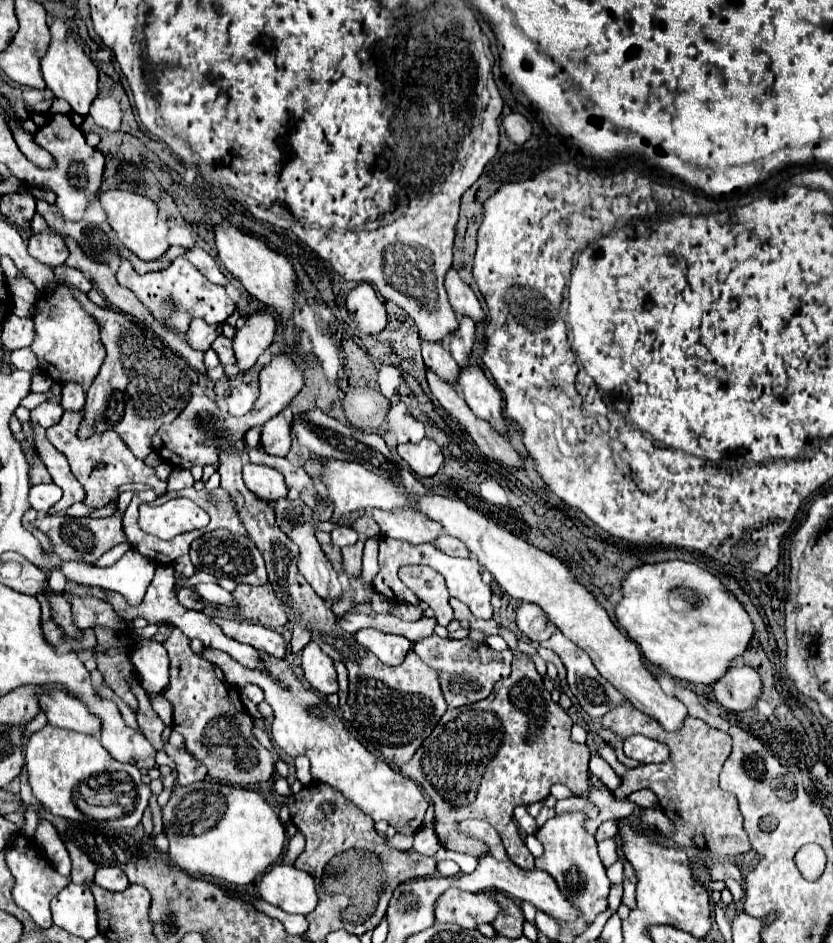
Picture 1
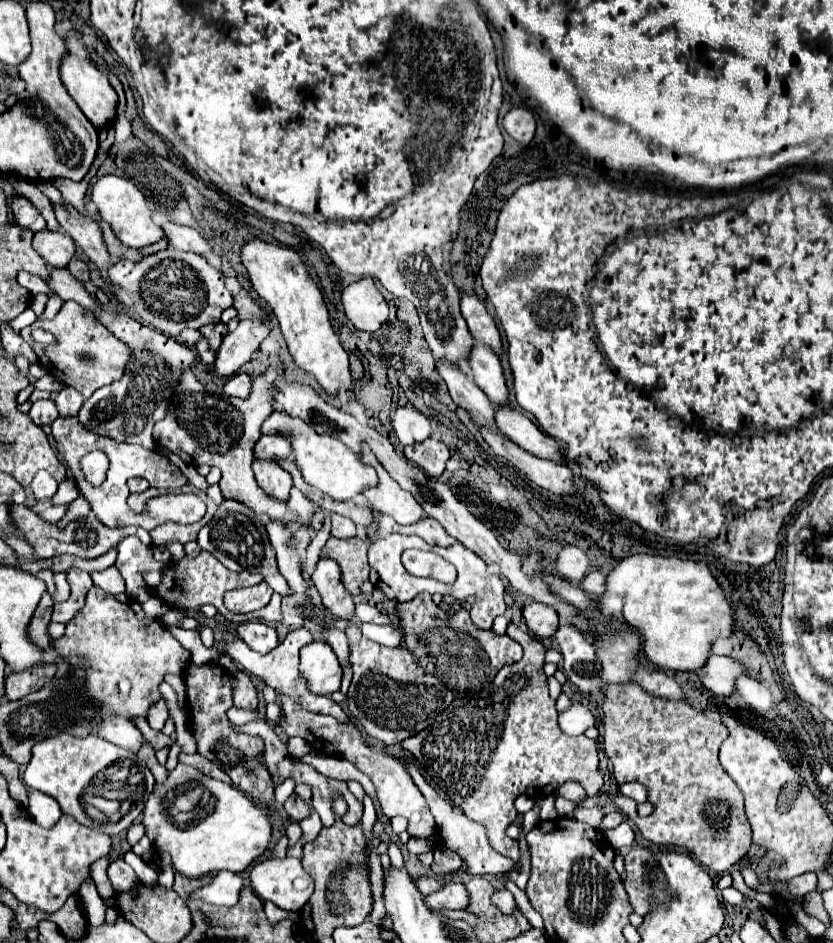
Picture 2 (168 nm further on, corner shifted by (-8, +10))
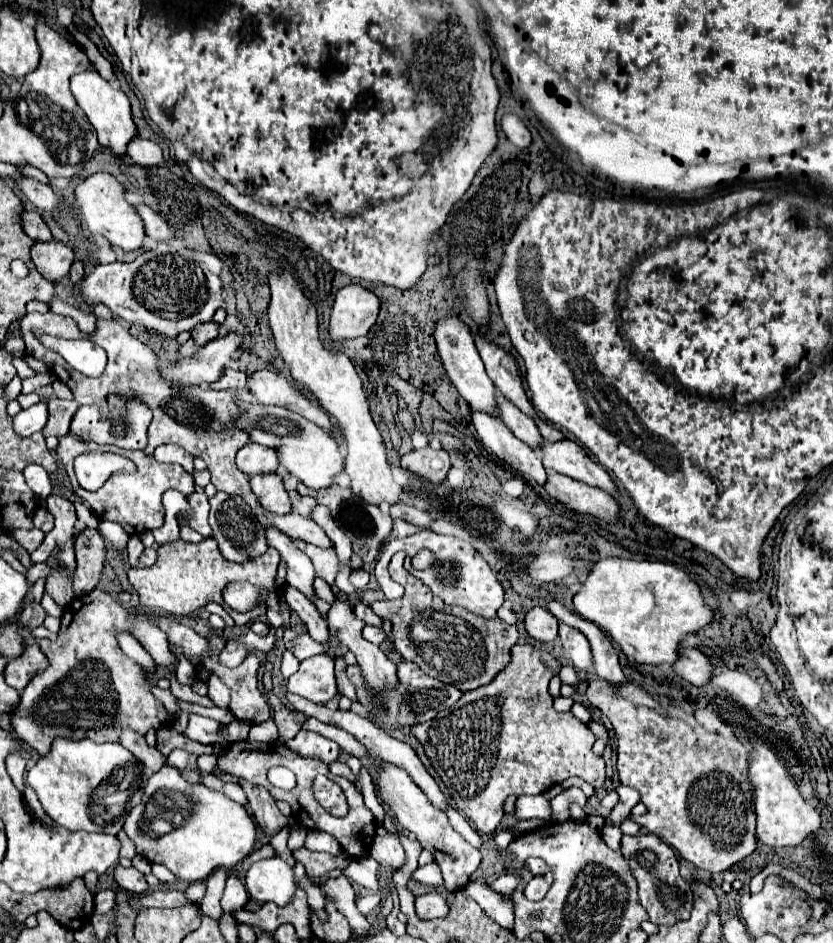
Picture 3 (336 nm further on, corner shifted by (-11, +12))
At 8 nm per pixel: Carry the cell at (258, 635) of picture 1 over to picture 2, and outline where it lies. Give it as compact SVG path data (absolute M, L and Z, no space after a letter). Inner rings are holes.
M251 621L251 623L243 623L237 627L237 635L251 645L251 649L259 651L259 653L269 653L279 645L277 639L277 631L261 621Z

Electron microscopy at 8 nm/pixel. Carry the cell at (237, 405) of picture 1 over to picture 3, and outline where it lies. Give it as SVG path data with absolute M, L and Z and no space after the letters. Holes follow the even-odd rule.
M228 369L220 381L210 383L210 389L240 389L246 385L246 373Z

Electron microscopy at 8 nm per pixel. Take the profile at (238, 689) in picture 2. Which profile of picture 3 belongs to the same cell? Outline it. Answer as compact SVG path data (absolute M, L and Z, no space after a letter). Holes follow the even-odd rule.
M210 637L208 643L212 643L212 655L202 661L202 667L208 671L214 671L232 691L230 709L236 715L236 719L248 721L248 723L262 723L270 719L270 705L262 691L258 689L258 667L260 659L252 653L244 659L242 665L229 668L218 663L218 655L226 645L224 637Z

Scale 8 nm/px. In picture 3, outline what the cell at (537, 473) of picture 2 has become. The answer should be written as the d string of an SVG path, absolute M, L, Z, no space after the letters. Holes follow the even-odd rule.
M550 473L546 483L544 483L544 489L550 497L554 497L556 501L564 503L566 507L570 507L574 511L590 513L590 515L604 519L604 521L618 519L620 507L600 487L586 485L582 481L570 479L570 477L560 475L560 473Z

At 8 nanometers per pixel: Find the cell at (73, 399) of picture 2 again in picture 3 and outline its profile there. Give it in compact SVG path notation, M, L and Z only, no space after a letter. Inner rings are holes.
M54 397L54 399L50 399L48 401L48 413L50 413L50 423L44 427L44 435L48 437L48 435L56 435L56 437L60 437L60 435L66 435L68 431L70 431L70 421L72 421L72 415L78 411L78 403L74 401L74 399L70 399L70 401L64 401L64 399L58 399L58 397Z

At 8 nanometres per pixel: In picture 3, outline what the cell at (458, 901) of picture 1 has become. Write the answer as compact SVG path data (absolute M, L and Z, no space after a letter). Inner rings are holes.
M438 889L416 897L416 915L420 919L436 919L448 913L448 891Z

